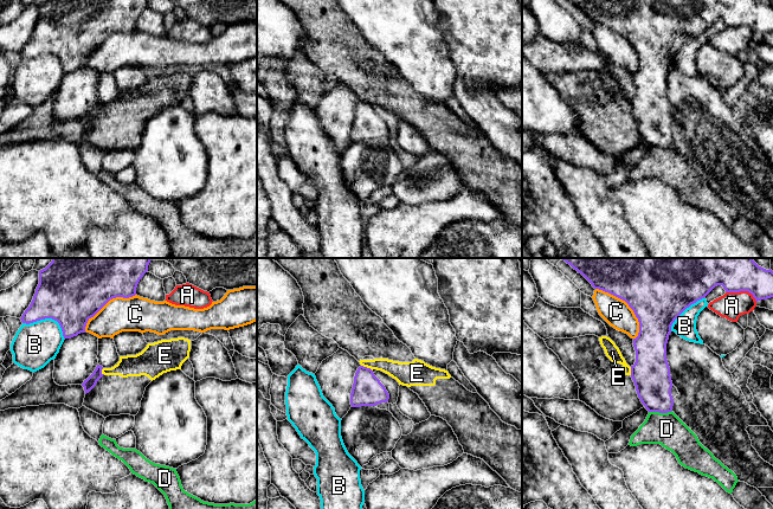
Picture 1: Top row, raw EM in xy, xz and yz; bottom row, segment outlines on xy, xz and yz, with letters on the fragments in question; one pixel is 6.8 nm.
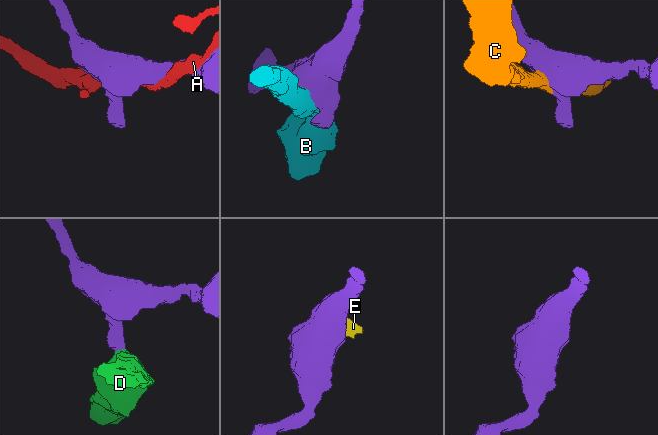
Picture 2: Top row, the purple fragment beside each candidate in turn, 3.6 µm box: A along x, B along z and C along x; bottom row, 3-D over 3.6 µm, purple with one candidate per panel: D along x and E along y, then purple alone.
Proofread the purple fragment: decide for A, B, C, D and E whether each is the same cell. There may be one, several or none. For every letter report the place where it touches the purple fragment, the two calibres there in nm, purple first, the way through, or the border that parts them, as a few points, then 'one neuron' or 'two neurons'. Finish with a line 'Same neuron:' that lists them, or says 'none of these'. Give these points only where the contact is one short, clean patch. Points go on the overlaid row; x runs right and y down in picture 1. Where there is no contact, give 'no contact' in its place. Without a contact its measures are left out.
A: meets purple in yz at (742, 290); 360 nm thick on the purple side, 180 nm on the other; two neurons
B: meets purple in xy at (49, 317); 460 nm thick on the purple side, 300 nm on the other; two neurons
C: meets purple in yz at (629, 305); 500 nm thick on the purple side, 190 nm on the other; two neurons
D: meets purple in yz at (659, 412); 260 nm thick on the purple side, 220 nm on the other; border along yz (671, 410), (667, 412), (649, 412); two neurons
E: meets purple in xz at (366, 367); 200 nm thick on the purple side, 140 nm on the other; border along xz (361, 365), (372, 371); two neurons
Same neuron: none of these

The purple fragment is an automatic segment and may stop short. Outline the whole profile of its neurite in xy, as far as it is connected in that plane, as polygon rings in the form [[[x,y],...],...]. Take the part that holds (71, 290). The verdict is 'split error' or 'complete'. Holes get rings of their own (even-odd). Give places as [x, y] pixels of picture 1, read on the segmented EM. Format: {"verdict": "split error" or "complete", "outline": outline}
{"verdict": "complete", "outline": [[[52,258],[52,262],[39,271],[36,294],[20,320],[30,324],[52,318],[59,323],[64,339],[86,333],[88,321],[110,299],[136,295],[137,284],[148,271],[149,263],[150,258]]]}

